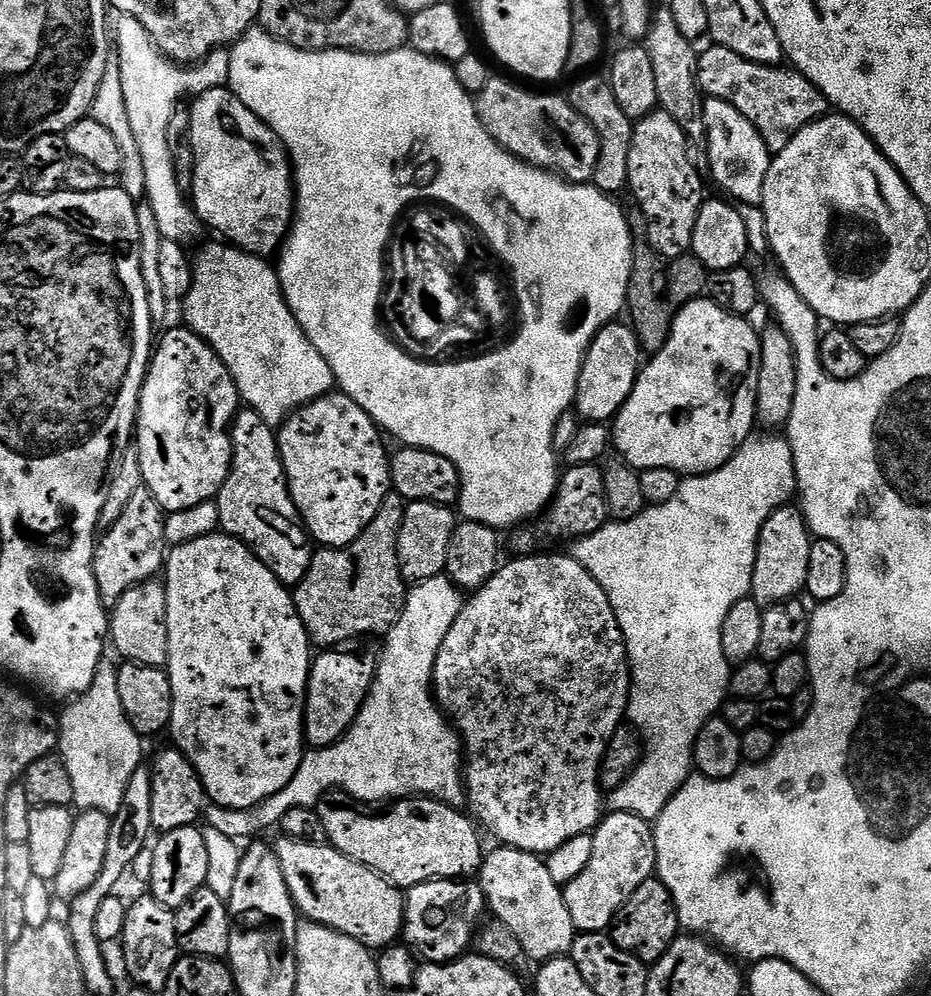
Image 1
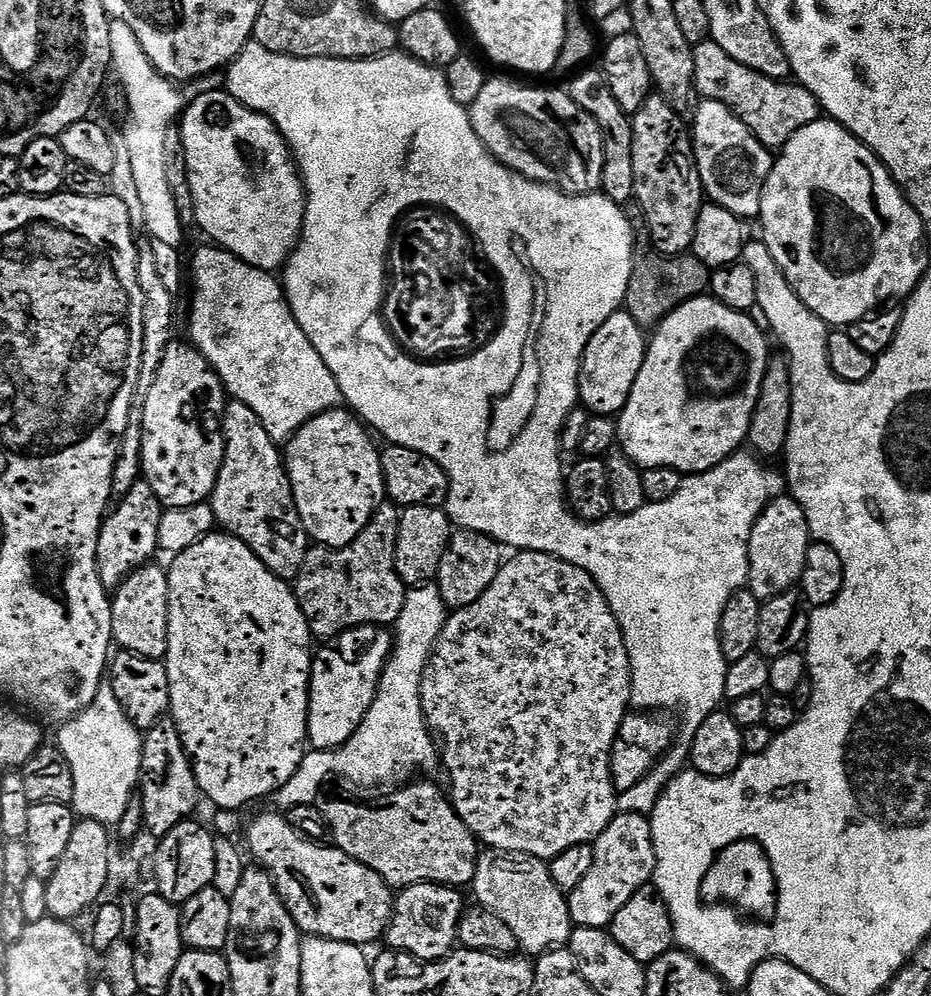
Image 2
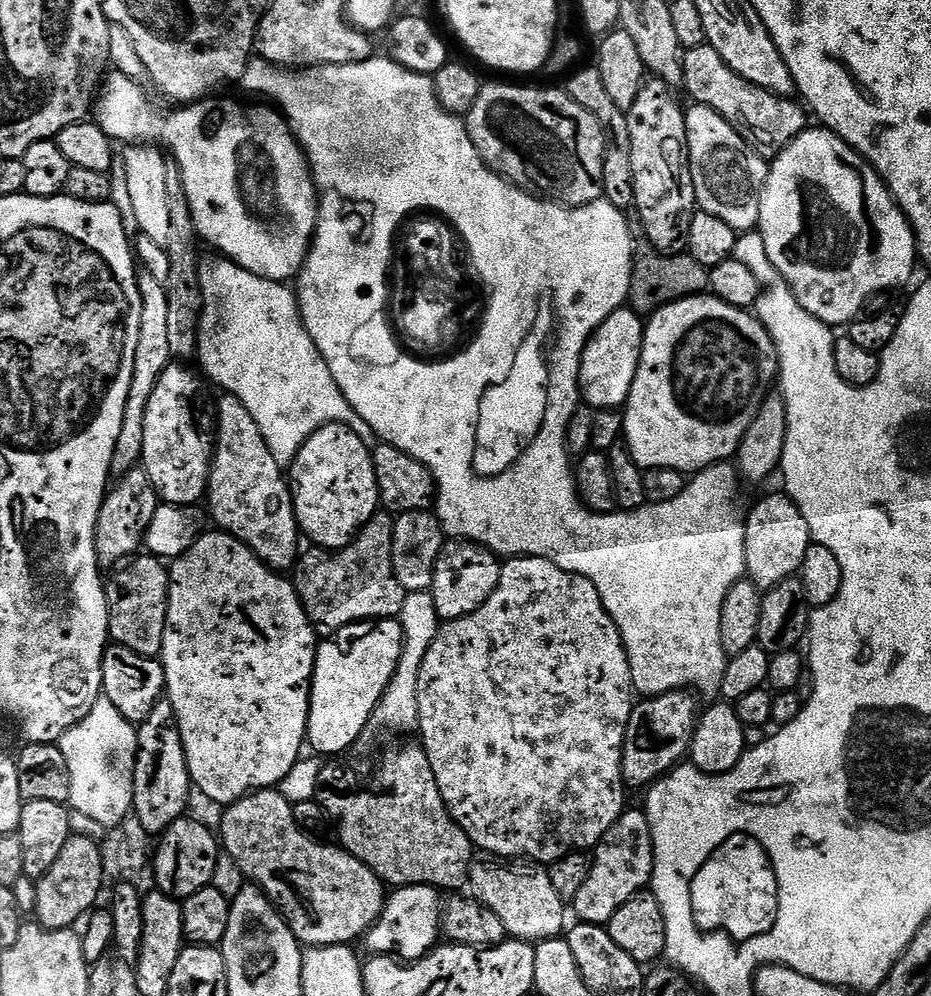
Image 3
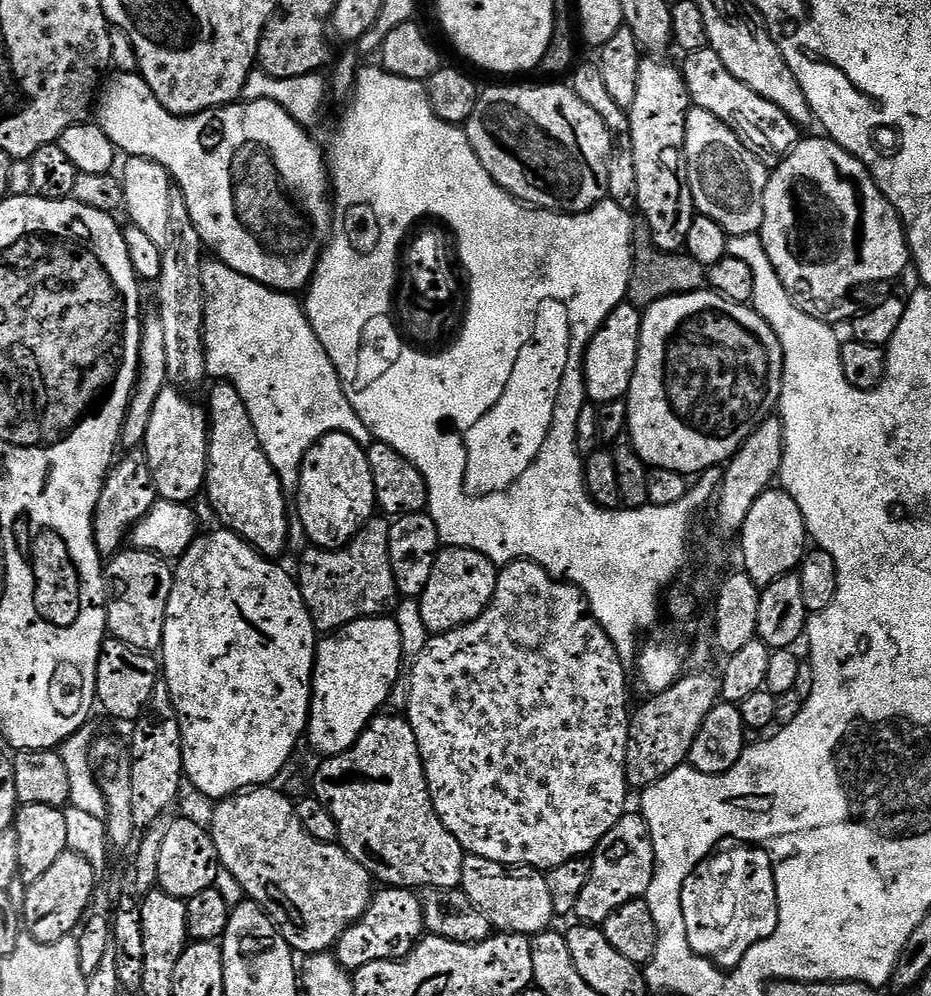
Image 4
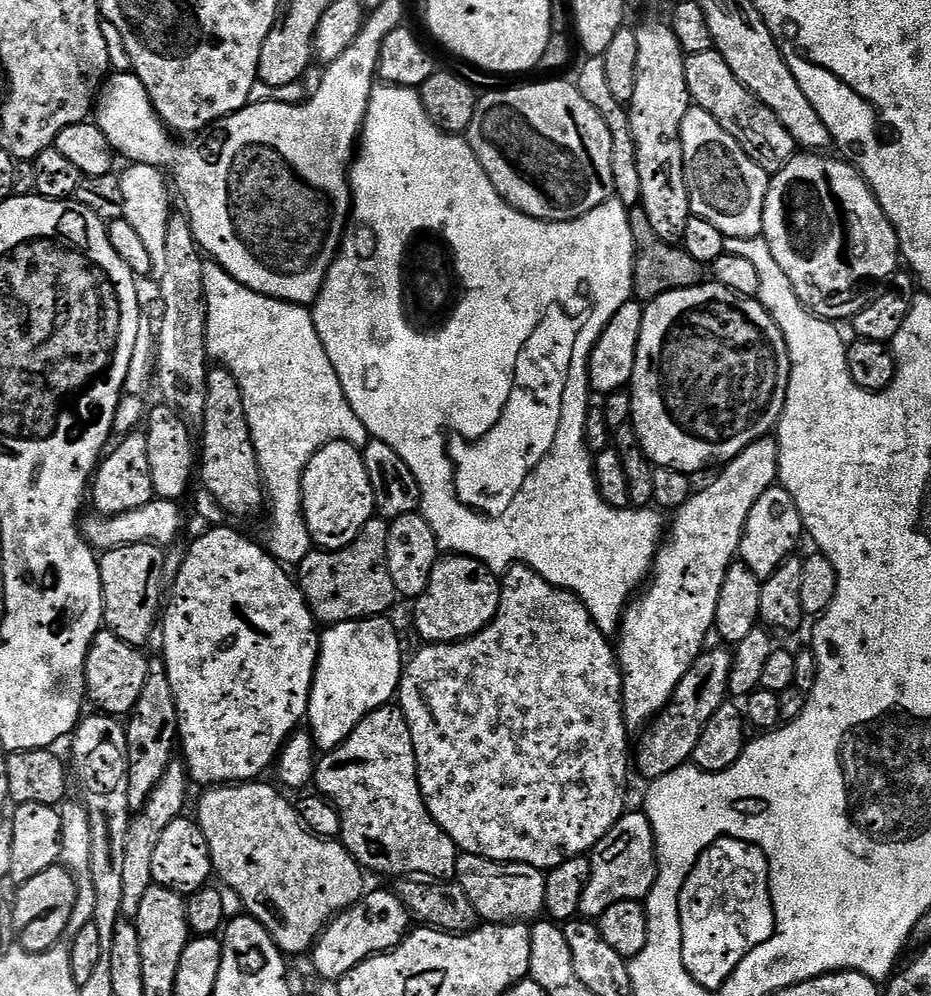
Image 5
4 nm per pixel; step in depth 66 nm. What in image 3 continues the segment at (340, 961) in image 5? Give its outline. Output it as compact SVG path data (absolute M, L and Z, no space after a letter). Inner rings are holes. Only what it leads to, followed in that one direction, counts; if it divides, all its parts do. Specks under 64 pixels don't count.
M405 884L387 893L384 909L369 932L364 933L362 945L372 956L390 956L401 962L415 962L428 955L441 939L440 913L442 896L429 884Z

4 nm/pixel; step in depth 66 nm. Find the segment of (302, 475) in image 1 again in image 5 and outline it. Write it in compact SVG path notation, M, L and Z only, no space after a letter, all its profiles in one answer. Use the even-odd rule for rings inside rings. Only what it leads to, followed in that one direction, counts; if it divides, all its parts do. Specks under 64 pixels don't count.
M330 442L310 458L302 478L302 512L317 549L344 548L354 542L375 510L374 490L370 490L370 474L366 474L361 449L346 442Z

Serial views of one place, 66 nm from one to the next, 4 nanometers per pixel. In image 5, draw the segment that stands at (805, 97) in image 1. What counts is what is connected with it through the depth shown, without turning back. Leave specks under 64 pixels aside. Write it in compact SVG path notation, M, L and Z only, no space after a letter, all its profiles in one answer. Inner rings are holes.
M713 50L706 54L688 56L684 65L691 103L713 116L722 130L734 137L742 150L746 150L748 157L758 162L758 166L762 166L769 174L775 174L797 155L796 143L794 138L790 138L786 126L774 118L771 110L750 89L742 86L738 78L734 78L734 70L726 66L726 58L722 58L720 52Z

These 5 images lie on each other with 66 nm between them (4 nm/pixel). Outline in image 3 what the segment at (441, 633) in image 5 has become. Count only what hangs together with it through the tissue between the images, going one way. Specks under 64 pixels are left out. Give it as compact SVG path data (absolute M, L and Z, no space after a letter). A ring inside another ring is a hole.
M449 539L438 554L438 562L434 566L434 582L430 589L436 615L441 621L447 622L478 610L478 606L482 606L482 602L486 602L490 594L494 594L501 567L501 557L486 546L476 544L472 540Z

